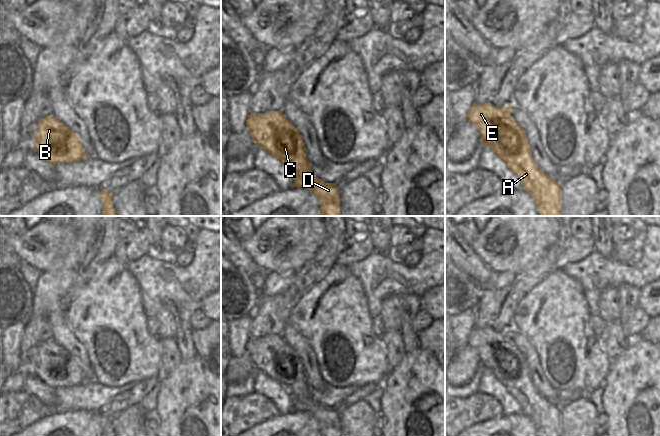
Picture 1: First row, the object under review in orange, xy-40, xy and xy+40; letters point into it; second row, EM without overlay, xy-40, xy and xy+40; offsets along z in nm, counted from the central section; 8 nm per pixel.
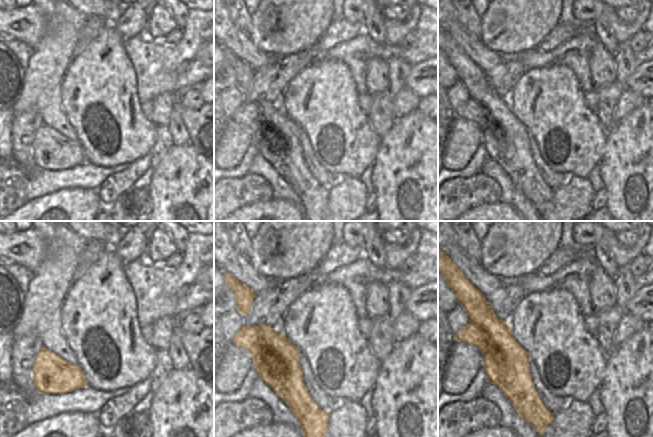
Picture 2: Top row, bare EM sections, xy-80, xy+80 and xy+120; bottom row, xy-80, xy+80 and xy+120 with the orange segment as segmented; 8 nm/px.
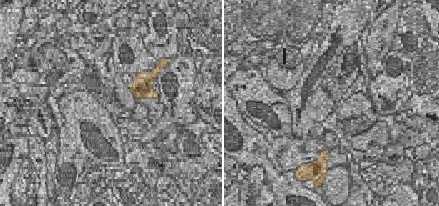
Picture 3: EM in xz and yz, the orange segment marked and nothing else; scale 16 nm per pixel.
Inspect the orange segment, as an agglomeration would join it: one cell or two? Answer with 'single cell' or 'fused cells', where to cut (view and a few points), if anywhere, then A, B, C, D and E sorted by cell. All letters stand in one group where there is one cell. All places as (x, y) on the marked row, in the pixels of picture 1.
fused cells; cut in xy+40 along (519, 126), (516, 131), (517, 149), (508, 152), (502, 159); A D / B C E

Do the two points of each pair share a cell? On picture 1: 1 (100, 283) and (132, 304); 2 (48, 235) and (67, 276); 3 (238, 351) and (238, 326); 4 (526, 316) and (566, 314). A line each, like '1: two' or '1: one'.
1: one
2: two
3: one
4: one

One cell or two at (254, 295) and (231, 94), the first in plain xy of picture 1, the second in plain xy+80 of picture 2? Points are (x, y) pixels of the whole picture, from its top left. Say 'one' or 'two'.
two

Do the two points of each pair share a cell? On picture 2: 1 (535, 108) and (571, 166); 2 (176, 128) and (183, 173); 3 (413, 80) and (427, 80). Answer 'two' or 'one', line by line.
1: one
2: two
3: one

